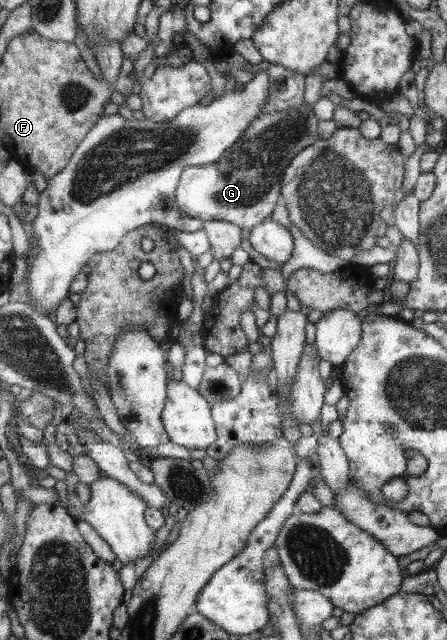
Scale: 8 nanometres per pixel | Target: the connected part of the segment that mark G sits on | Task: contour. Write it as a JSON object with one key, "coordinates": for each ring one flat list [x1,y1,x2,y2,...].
{"coordinates":[[305,101,298,107,256,118,218,162,185,166,176,190,180,211,203,222,225,221,248,230,264,223,282,200,285,170,296,155,320,138,319,122]]}

